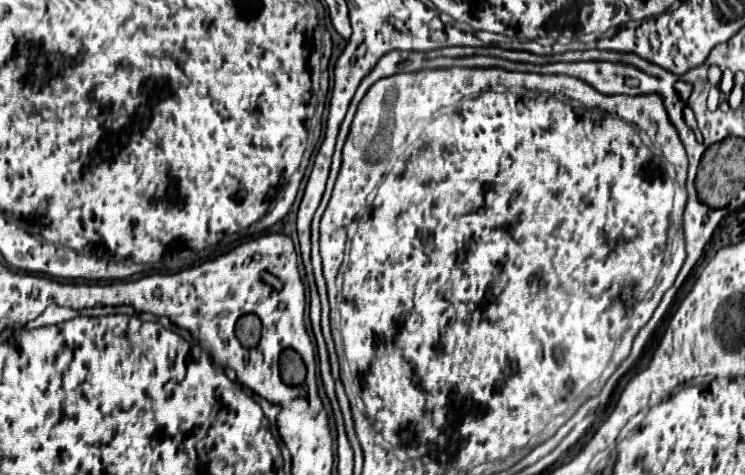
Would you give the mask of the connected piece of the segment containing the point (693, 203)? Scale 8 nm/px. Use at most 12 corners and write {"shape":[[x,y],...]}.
{"shape":[[695,171],[687,177],[683,215],[687,259],[673,291],[681,287],[703,255],[707,241],[727,209],[709,209],[697,201]]}

